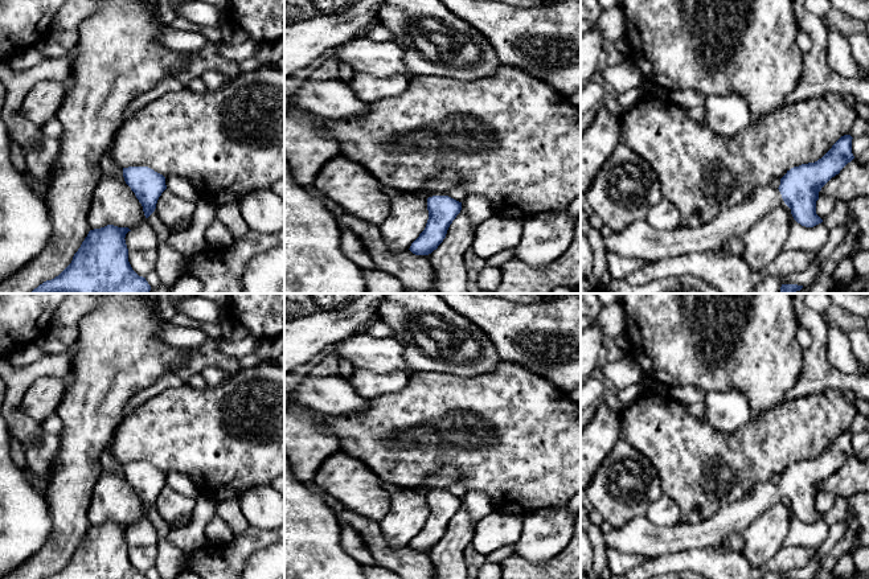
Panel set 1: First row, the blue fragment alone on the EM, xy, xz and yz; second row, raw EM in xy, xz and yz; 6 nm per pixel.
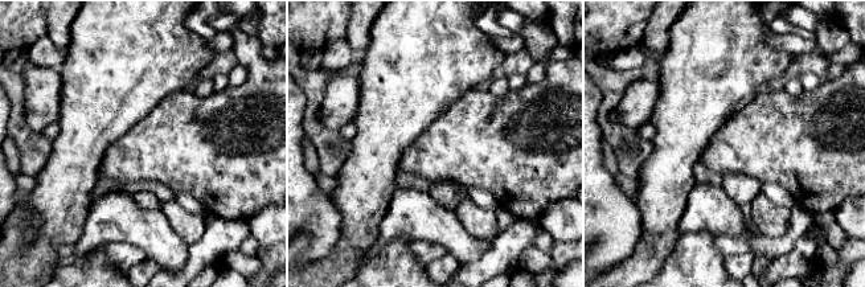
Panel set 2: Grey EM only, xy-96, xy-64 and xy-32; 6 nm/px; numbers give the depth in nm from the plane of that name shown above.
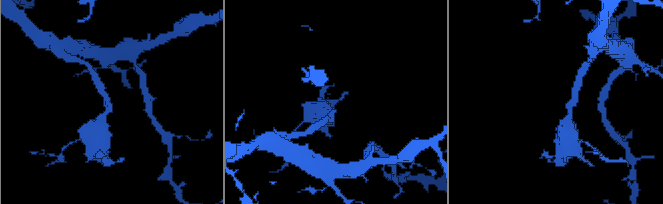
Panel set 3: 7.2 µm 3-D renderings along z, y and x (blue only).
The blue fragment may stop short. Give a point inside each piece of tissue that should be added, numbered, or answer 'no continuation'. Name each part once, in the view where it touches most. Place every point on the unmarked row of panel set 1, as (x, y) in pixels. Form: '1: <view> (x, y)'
1: xz (439, 481)

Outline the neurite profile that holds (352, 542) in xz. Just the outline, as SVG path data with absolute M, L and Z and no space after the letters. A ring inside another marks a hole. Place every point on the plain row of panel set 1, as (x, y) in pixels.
M341 526L341 546L362 567L377 564L364 538L351 526Z

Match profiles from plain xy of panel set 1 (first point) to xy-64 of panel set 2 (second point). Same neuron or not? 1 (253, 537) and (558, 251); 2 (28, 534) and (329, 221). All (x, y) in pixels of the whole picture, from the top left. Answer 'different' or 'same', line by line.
1: same
2: same

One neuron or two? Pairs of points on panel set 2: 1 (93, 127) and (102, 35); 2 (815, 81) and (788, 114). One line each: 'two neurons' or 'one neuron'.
1: one neuron
2: two neurons

